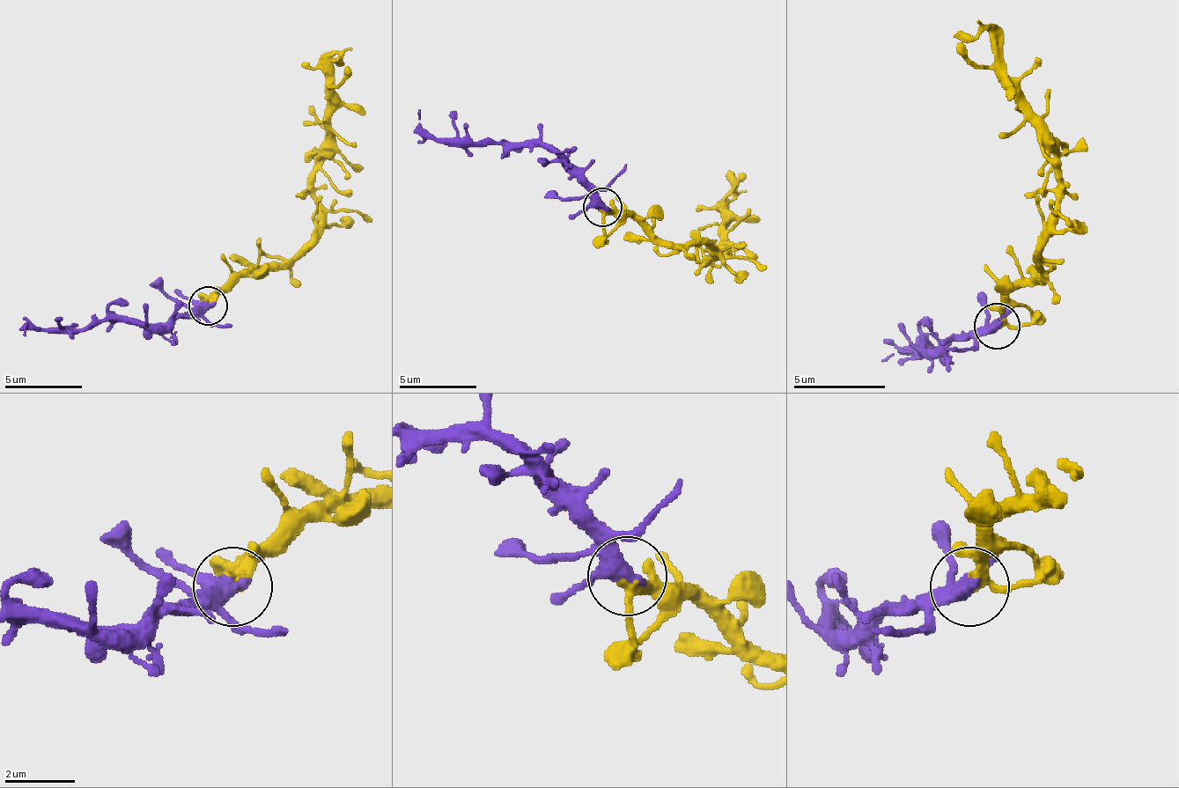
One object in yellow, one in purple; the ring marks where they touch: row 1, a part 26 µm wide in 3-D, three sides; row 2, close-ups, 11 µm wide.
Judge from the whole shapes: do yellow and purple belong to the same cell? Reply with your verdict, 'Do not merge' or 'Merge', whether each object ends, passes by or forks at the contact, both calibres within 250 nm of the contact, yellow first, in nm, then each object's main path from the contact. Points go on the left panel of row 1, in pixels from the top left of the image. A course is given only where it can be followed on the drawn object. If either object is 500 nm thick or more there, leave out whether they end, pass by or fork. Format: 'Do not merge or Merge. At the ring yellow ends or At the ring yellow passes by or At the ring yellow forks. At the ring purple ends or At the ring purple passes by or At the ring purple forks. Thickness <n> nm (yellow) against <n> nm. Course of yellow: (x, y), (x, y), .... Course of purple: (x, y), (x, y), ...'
Merge. At the ring yellow passes by. At the ring purple passes by. Thickness 280 nm (yellow) against 420 nm. Course of yellow: (207, 305), (265, 266), (284, 262), (316, 227), (312, 165), (327, 134), (327, 63), (350, 48). Course of purple: (207, 305), (199, 305), (156, 324), (98, 320), (82, 328), (24, 328), (24, 336)

